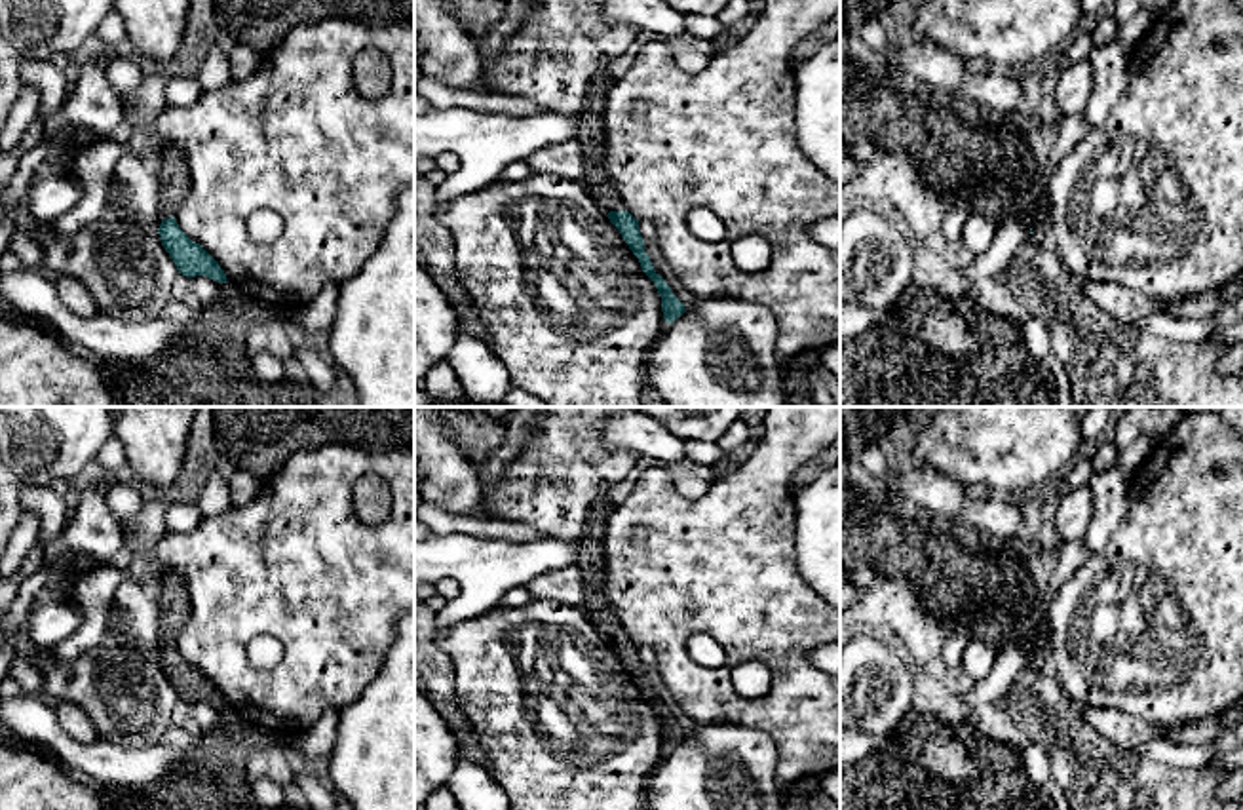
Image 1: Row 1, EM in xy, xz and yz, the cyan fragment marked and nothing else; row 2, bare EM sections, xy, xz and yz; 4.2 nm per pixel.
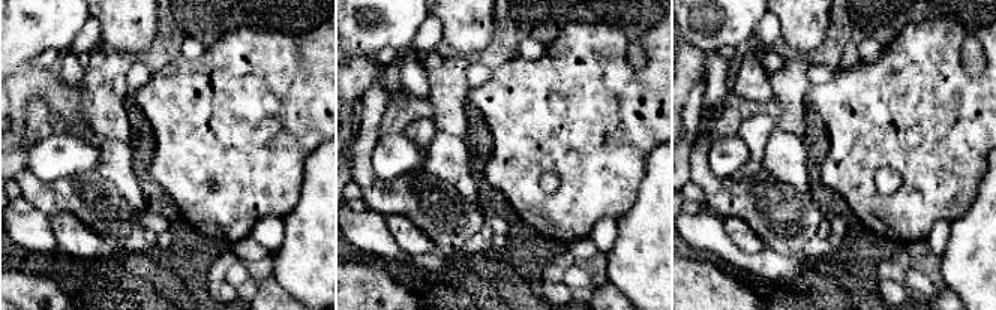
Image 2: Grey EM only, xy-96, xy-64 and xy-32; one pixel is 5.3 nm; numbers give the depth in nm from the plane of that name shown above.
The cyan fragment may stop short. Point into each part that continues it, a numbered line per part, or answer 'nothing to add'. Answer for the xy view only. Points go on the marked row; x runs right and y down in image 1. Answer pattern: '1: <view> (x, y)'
1: xy (172, 168)

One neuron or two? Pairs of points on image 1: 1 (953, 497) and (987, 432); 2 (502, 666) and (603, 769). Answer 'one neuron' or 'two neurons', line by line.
1: two neurons
2: one neuron

